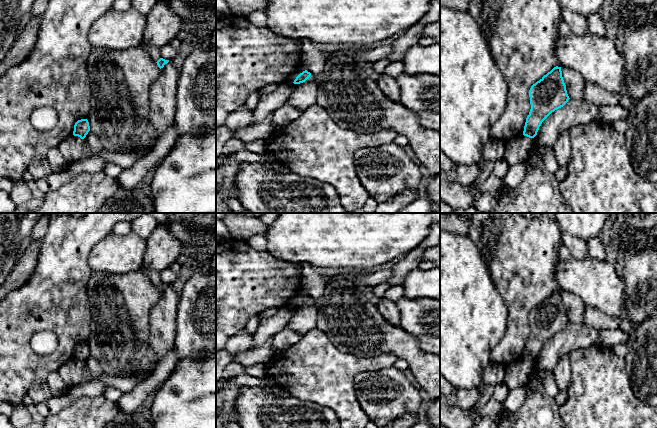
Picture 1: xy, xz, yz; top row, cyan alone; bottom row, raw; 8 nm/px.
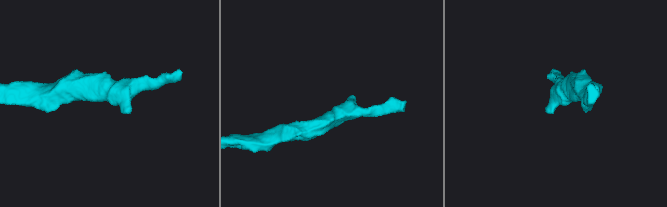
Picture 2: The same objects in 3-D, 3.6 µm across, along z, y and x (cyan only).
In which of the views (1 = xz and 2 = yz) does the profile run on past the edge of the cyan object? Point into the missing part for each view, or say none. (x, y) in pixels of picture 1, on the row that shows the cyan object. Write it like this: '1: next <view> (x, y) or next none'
1: next none
2: next none

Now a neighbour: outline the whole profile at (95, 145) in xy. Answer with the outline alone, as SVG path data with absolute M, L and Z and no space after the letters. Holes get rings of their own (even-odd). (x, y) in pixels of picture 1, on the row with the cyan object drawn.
M91 131L85 137L85 140L89 144L92 154L99 154L103 149L102 144L99 138Z

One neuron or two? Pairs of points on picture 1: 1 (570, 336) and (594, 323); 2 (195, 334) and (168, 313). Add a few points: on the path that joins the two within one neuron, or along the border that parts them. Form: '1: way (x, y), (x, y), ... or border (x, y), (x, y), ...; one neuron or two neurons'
1: border (583, 322), (598, 332); two neurons
2: border (179, 296), (174, 342); two neurons

